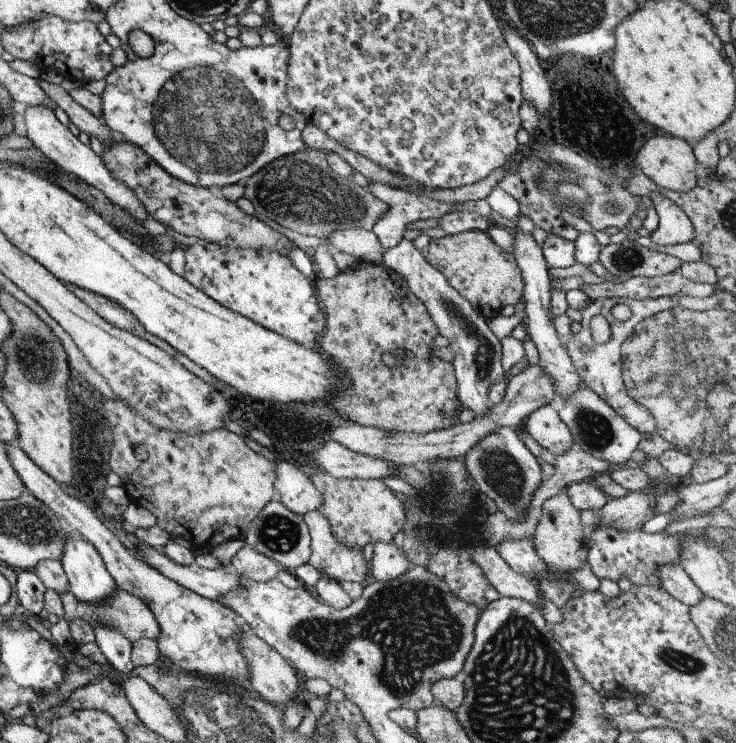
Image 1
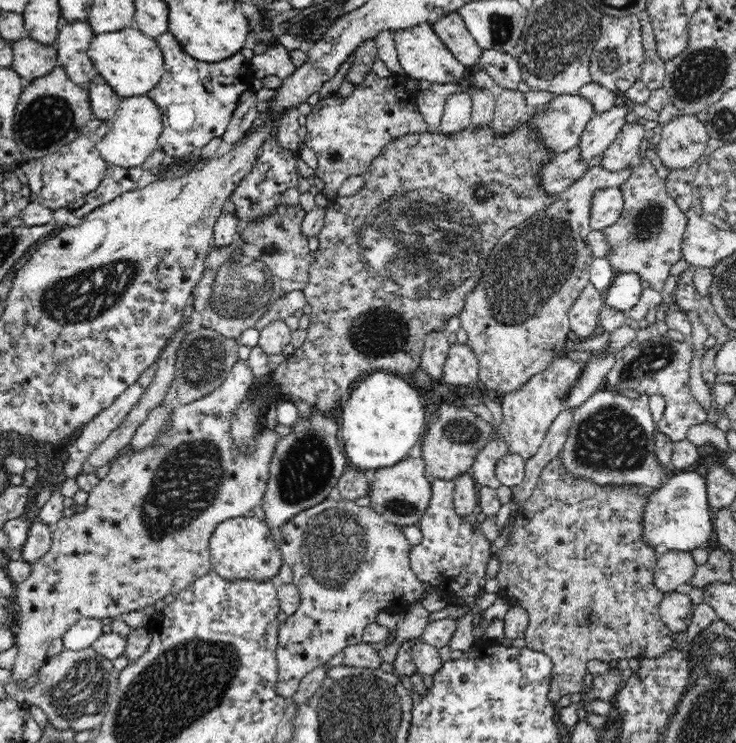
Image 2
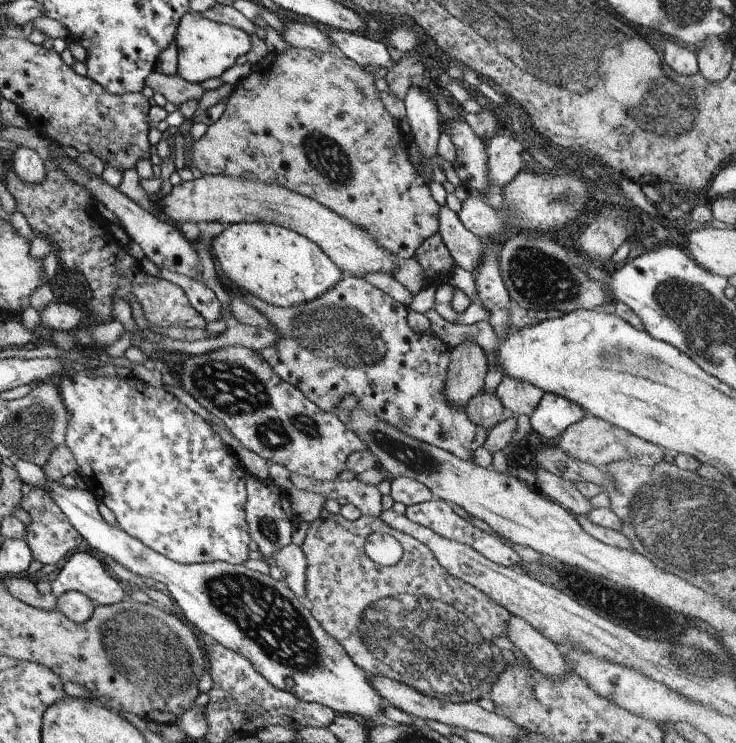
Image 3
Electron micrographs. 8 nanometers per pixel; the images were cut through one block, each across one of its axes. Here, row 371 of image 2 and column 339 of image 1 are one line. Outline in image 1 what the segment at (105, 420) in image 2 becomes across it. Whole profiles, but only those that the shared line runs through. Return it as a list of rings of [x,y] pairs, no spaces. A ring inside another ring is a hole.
[[[306,123],[305,128],[301,131],[301,140],[305,148],[313,148],[313,150],[323,150],[325,152],[334,152],[338,154],[345,162],[355,171],[369,178],[371,182],[379,182],[379,184],[391,184],[393,188],[408,188],[403,180],[399,180],[397,176],[393,176],[385,168],[373,164],[371,160],[347,150],[341,146],[337,140],[329,138],[321,128],[317,128],[315,124]]]

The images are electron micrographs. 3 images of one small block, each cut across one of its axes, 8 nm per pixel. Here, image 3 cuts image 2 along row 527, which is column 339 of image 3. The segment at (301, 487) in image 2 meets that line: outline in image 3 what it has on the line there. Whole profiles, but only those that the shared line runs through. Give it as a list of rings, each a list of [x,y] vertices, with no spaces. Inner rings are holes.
[[[272,223],[228,224],[211,240],[211,252],[223,282],[276,307],[315,300],[344,275],[317,244]]]

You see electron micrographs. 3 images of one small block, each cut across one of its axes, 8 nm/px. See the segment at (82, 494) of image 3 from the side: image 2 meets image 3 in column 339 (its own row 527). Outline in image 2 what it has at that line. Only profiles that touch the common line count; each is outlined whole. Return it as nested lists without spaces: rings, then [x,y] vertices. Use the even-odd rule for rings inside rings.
[[[679,470],[669,476],[664,486],[650,494],[650,502],[644,510],[644,539],[657,550],[682,550],[691,552],[708,544],[714,532],[714,513],[708,505],[706,476],[693,471]]]

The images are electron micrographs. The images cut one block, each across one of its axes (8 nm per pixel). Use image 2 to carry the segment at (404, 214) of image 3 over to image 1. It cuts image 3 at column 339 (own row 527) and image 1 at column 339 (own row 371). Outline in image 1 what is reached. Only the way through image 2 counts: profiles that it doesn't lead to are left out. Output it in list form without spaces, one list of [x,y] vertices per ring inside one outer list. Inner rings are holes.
[[[363,228],[336,230],[327,236],[326,243],[333,250],[337,249],[337,252],[350,254],[358,261],[382,264],[381,244],[372,230],[363,230]]]

